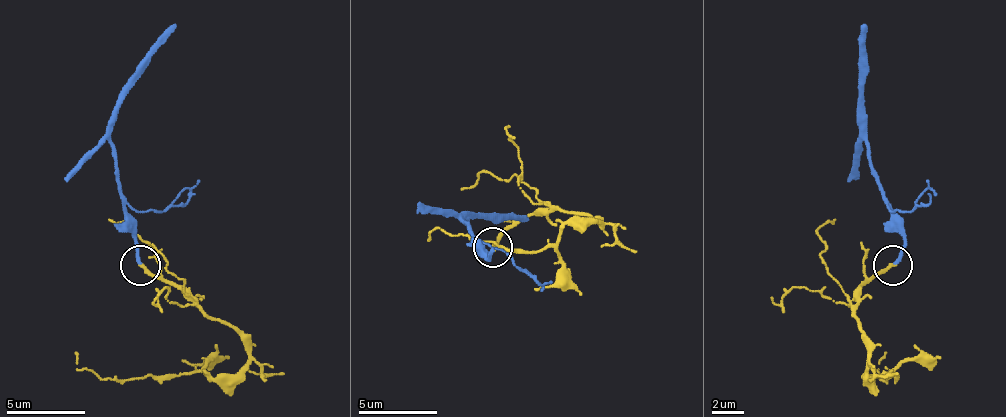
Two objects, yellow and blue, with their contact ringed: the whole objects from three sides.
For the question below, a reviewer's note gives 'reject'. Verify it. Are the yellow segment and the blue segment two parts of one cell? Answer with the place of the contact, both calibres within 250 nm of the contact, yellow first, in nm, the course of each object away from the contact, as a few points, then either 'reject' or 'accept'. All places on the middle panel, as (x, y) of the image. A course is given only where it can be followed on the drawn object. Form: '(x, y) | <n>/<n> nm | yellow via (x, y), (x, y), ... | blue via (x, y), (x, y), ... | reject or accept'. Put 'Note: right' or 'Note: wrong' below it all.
(492, 247) | 240/220 nm | yellow via (493, 248), (521, 220), (557, 209), (600, 220), (569, 224), (537, 252), (434, 228), (426, 240) | blue via (493, 248), (489, 256), (462, 220), (474, 216), (529, 220) | accept
Note: wrong

